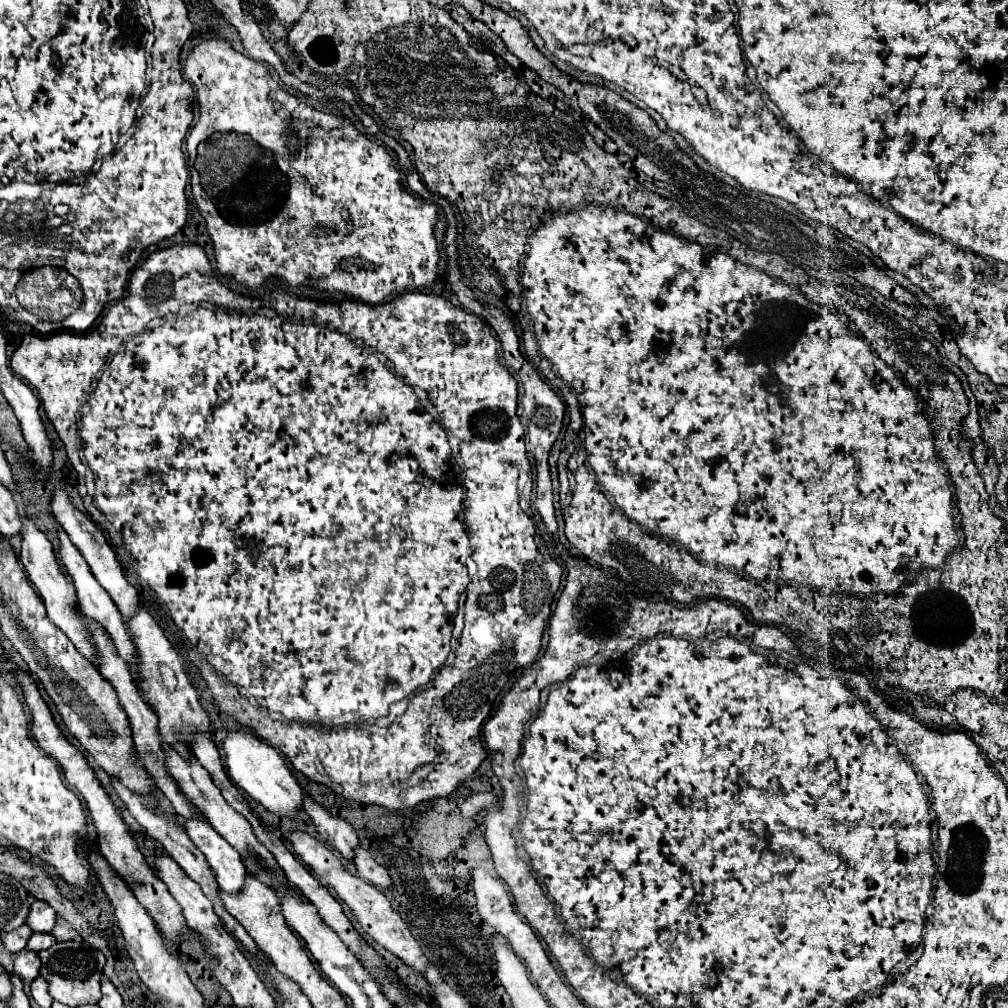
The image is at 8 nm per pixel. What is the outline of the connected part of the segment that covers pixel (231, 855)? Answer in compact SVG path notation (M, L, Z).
M200 816L186 820L184 830L196 848L200 848L200 852L206 856L218 886L228 894L240 892L246 876L240 854L212 828L208 820L200 820Z

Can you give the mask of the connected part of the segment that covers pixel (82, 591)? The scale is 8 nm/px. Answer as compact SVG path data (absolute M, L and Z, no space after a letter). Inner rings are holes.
M58 526L58 540L60 540L58 556L60 556L62 566L66 568L66 572L70 574L70 578L72 578L72 582L74 582L74 588L76 588L76 594L78 594L78 606L80 606L80 610L82 610L88 618L92 618L92 620L96 620L98 624L104 626L104 630L108 632L108 636L112 638L112 642L114 642L114 646L116 646L116 650L118 650L118 654L120 654L128 664L132 664L132 660L136 658L136 652L134 652L134 648L132 648L132 642L128 640L128 634L126 634L126 628L124 628L124 620L122 620L118 608L116 608L116 604L112 602L112 598L108 596L108 592L98 584L98 580L92 576L92 570L88 568L84 556L80 556L78 548L68 540L68 534L66 534L64 528L60 528L60 526Z

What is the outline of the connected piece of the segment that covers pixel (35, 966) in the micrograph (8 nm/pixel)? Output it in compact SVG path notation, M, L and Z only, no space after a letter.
M24 950L24 952L18 952L14 956L14 972L26 980L26 982L32 982L36 976L38 976L38 970L40 970L40 958L36 952L32 950Z

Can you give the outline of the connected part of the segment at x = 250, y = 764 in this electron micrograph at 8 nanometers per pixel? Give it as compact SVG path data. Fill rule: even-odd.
M230 732L222 738L222 752L230 778L244 792L248 792L270 812L276 812L284 818L296 818L296 810L302 808L302 790L278 750L250 732Z

